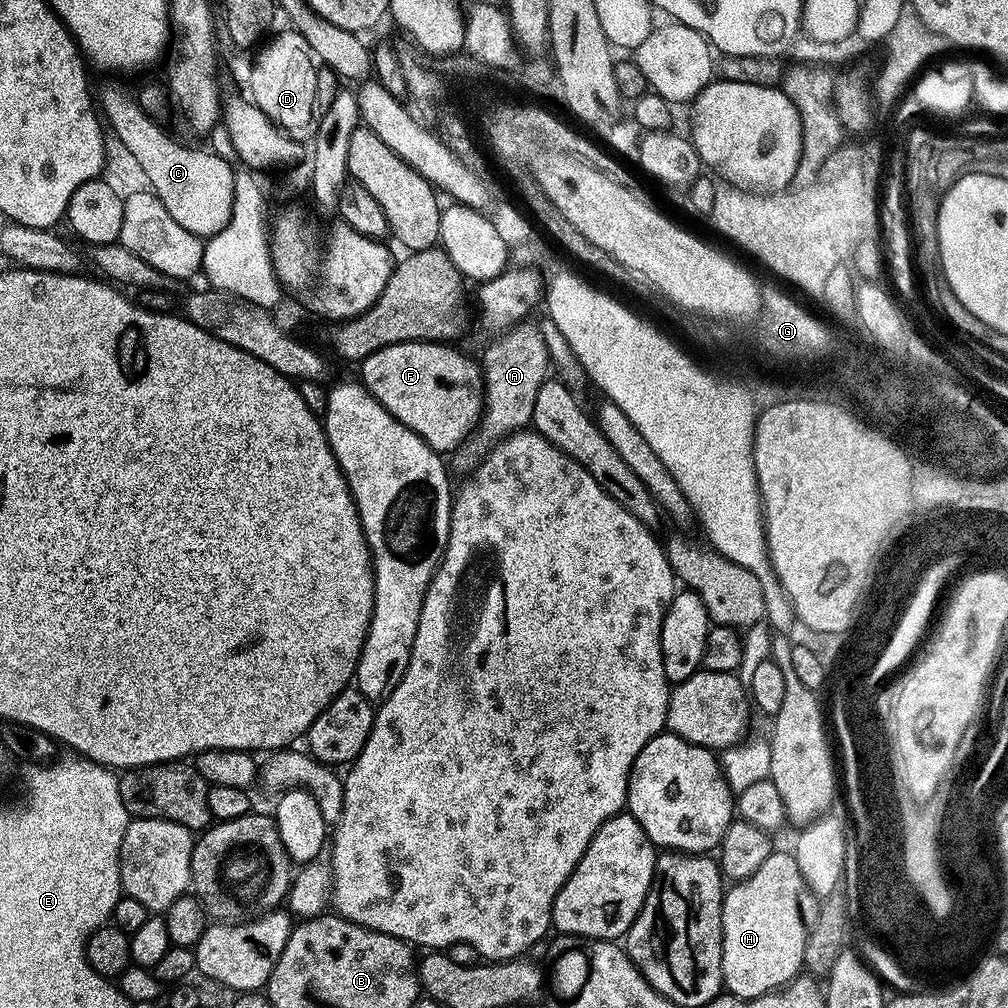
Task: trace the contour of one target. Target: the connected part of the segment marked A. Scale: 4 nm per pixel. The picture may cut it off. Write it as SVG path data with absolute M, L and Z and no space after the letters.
M521 322L501 332L484 352L482 371L484 373L484 409L475 432L451 453L450 464L453 469L471 473L472 469L484 459L490 449L500 443L505 436L527 429L534 414L534 398L538 390L550 376L548 347L543 331L529 322Z

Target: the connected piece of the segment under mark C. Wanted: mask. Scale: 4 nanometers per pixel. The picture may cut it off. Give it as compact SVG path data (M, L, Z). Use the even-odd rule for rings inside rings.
M106 86L102 94L98 96L101 113L109 131L118 140L125 145L129 154L136 157L137 161L143 167L143 171L150 176L152 191L155 192L158 199L164 204L166 210L172 215L175 222L188 232L197 237L207 240L214 234L220 233L226 228L230 220L230 214L233 213L234 202L234 182L236 181L235 167L231 167L231 161L227 157L222 157L215 151L200 150L190 148L176 142L157 122L155 117L145 112L137 99L128 94L124 89L118 86Z

